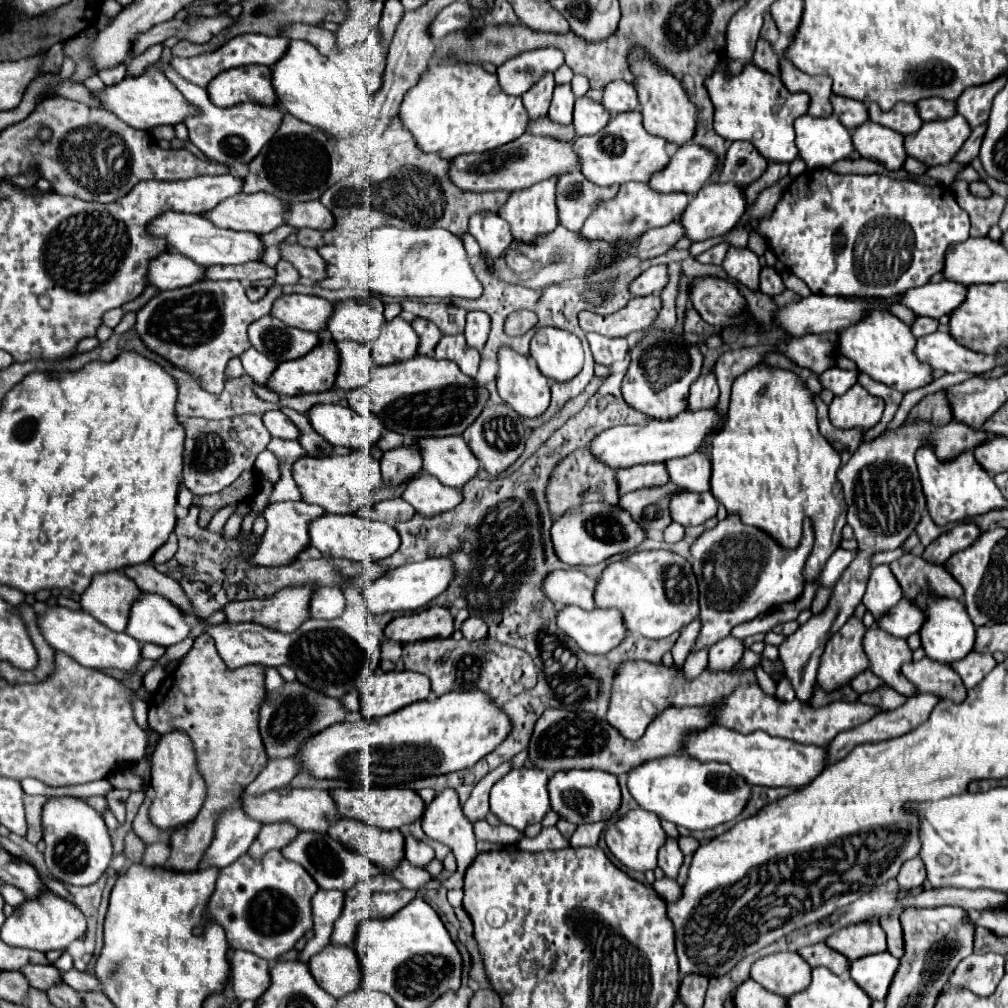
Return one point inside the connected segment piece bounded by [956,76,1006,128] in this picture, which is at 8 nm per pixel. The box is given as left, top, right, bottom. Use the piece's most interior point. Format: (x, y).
(975, 103)

